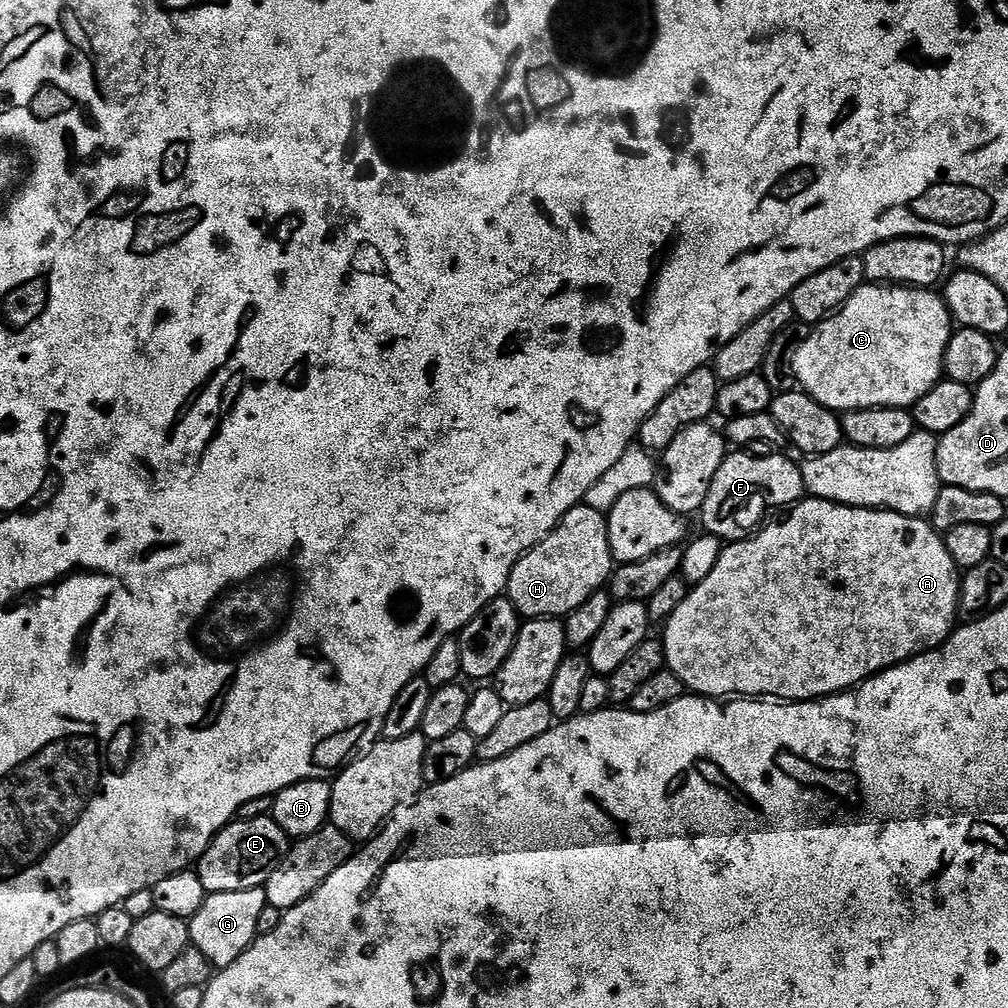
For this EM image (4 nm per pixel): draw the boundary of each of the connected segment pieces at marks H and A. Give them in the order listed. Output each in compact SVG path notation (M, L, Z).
M581 502L561 518L556 529L545 540L538 542L513 566L506 595L521 617L563 618L569 616L574 610L578 610L578 606L582 606L586 598L601 591L609 583L613 567L607 515Z
M815 498L801 500L788 514L789 516L785 520L776 520L773 524L765 523L759 531L749 535L746 540L729 543L721 551L720 557L718 558L718 566L714 566L714 570L710 570L710 574L706 574L706 578L701 584L695 585L689 591L686 602L682 602L682 606L678 606L678 610L674 610L674 614L663 625L662 631L664 631L664 636L662 635L662 643L664 645L664 659L666 661L667 671L678 674L678 678L684 683L685 689L689 693L697 696L707 696L709 698L775 698L780 702L822 700L826 696L835 696L838 692L855 689L857 684L863 684L871 676L876 676L879 672L884 672L887 668L893 668L895 664L904 664L908 660L913 660L916 656L921 656L924 652L930 652L933 648L940 647L957 627L958 617L956 607L958 606L958 598L960 597L961 573L957 569L954 558L950 558L950 550L946 550L943 535L937 532L927 519L919 516L903 516L897 512L886 512L883 508L851 508L845 504L835 504L829 500L817 500Z

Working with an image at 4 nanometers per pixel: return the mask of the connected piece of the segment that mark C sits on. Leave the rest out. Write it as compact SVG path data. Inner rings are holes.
M865 282L837 312L832 313L827 320L815 325L809 331L806 342L802 342L802 346L798 346L798 354L794 354L792 373L796 376L797 385L803 391L816 399L822 406L832 409L837 414L853 412L859 408L911 409L912 405L918 402L918 398L922 398L922 394L930 394L930 390L934 390L934 386L939 384L944 376L944 355L953 331L954 321L952 315L946 306L943 295L939 291L931 288L905 288L903 286L885 286L883 284Z

